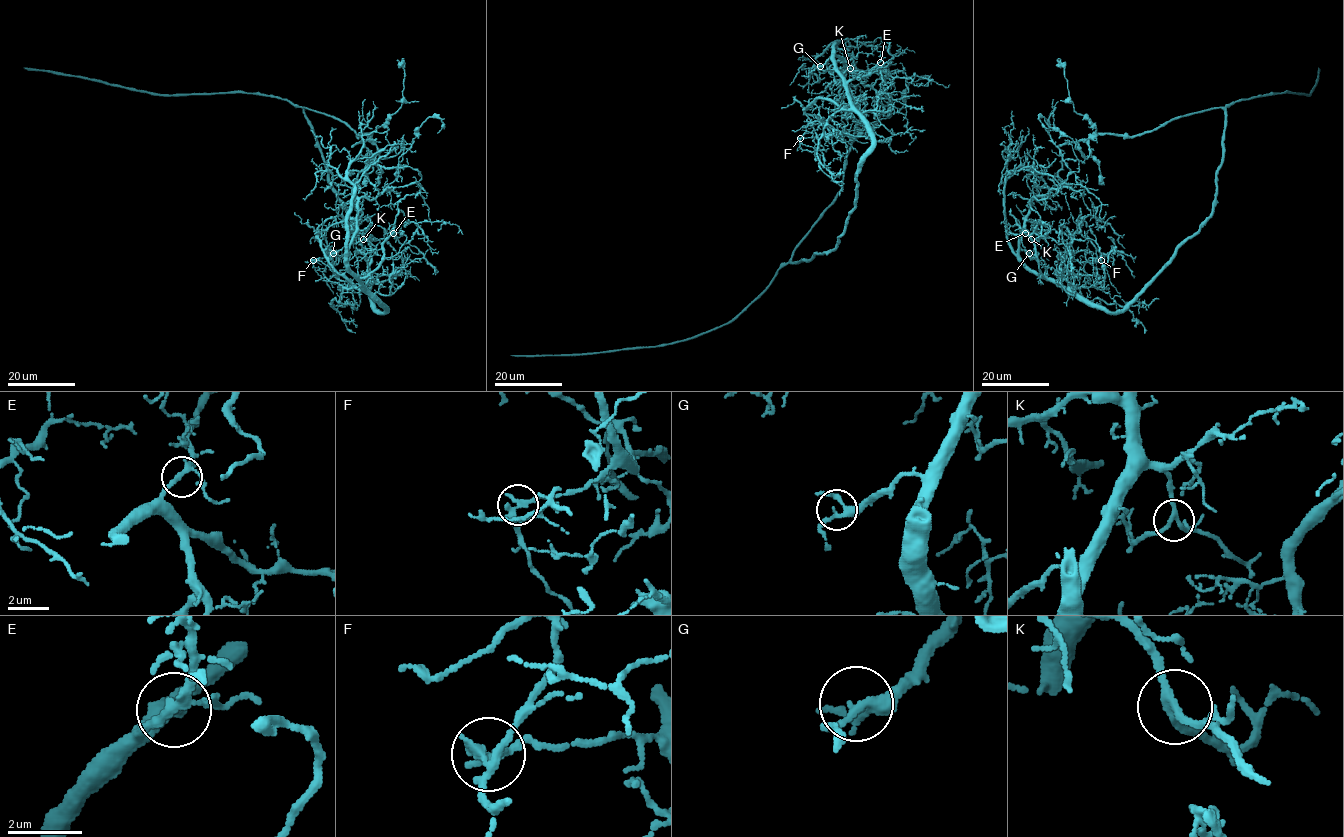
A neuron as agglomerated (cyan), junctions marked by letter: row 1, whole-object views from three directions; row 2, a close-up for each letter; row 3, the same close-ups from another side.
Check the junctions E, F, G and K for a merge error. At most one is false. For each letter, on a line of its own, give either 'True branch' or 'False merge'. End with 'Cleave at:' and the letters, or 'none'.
E: True branch
F: False merge
G: True branch
K: True branch
Cleave at: F

